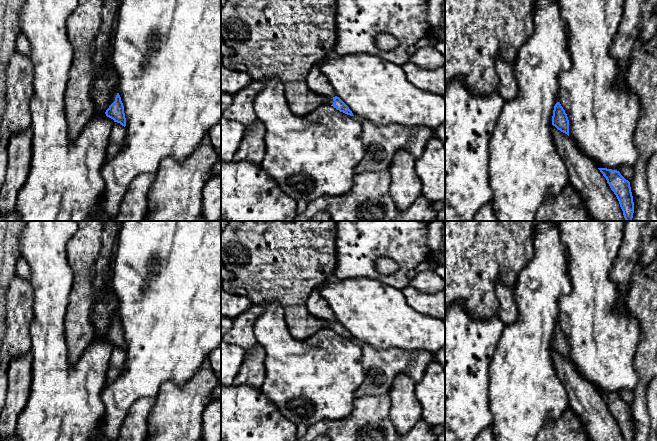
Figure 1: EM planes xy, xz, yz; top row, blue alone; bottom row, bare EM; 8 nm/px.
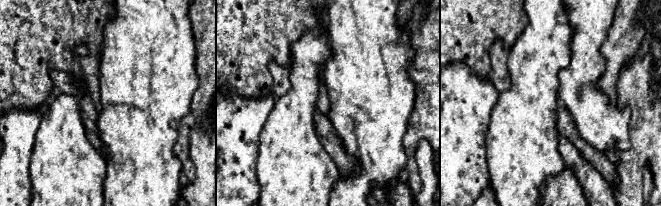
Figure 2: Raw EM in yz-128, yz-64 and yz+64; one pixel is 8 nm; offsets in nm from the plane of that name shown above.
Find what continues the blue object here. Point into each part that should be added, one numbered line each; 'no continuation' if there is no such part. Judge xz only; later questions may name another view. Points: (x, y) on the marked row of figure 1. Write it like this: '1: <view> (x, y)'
1: xz (283, 39)

